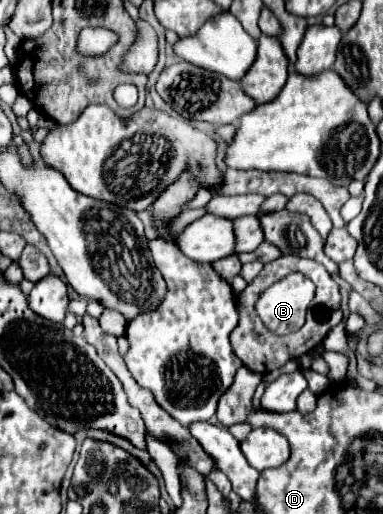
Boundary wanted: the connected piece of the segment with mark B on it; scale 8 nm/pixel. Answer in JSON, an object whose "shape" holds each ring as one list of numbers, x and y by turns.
{"shape":[[290,275,262,291,256,313,272,333,288,335,304,325,312,297,314,283,302,275]]}

